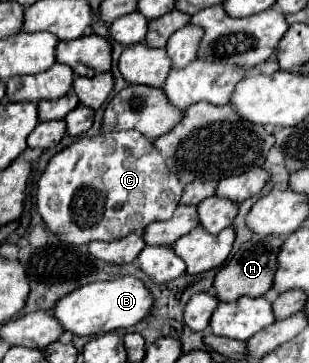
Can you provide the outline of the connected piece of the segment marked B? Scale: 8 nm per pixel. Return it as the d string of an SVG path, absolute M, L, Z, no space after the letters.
M121 277L115 281L89 283L85 287L79 287L77 291L71 291L69 295L61 297L55 303L51 313L61 323L63 331L69 331L69 333L81 337L81 335L109 333L109 331L115 331L119 327L131 327L149 315L151 303L153 303L153 299L139 279Z

